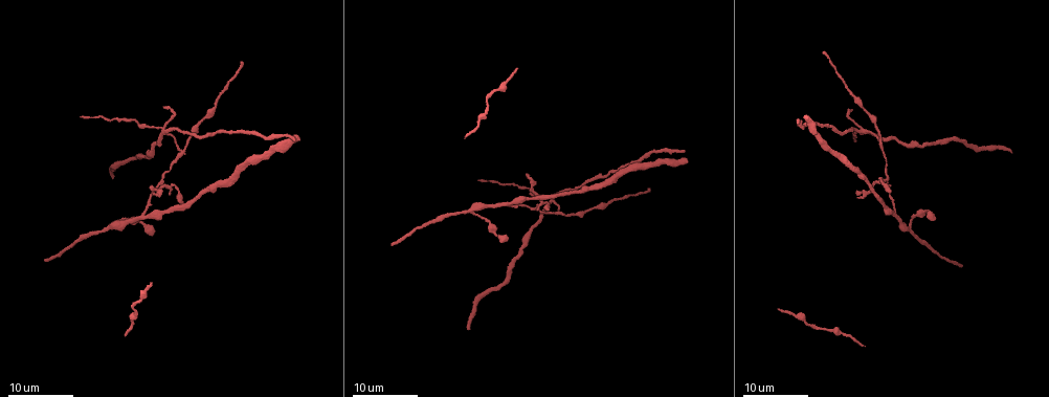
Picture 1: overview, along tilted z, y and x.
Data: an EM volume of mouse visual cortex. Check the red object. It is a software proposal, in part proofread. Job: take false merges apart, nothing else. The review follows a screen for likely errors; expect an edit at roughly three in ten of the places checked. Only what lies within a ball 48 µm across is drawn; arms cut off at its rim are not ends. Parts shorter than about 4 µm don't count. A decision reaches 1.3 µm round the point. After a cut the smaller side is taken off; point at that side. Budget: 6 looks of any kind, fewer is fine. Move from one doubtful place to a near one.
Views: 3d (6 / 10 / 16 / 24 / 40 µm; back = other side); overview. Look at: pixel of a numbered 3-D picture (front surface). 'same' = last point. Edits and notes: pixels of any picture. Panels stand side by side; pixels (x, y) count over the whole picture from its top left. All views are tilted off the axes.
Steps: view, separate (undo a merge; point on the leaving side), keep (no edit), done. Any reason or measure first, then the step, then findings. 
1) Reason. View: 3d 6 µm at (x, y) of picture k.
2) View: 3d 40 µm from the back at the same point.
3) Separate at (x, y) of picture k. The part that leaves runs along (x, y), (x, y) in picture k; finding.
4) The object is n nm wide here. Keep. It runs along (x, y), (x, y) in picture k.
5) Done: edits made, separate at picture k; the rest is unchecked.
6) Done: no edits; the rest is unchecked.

Three arms meet. View: 3d 24 µm at (886, 175) of picture 1.

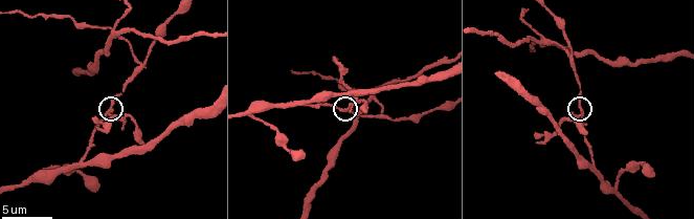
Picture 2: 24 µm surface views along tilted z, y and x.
View: 3d 10 µm at (109, 111) of picture 2.

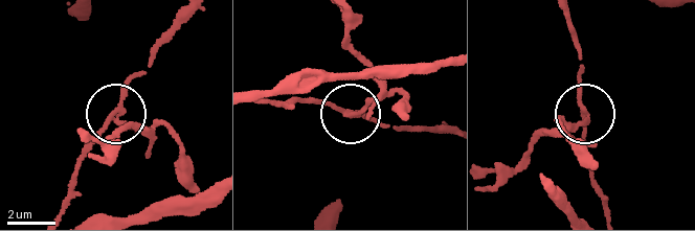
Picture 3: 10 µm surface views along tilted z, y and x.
The side arm is 8 µm long; 3 arms meet here. Separate at (372, 98) of picture 3. Two neurons meet here.

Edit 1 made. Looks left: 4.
Redraw. View: overview.

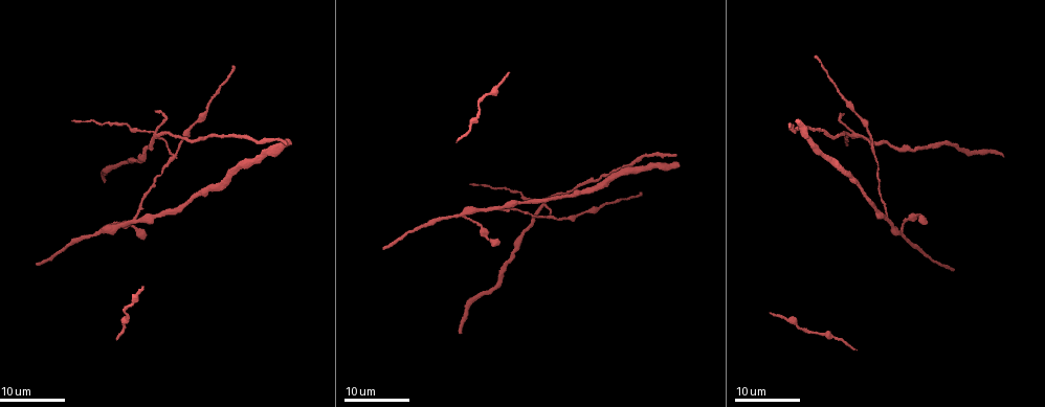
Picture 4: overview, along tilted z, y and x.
Three-way junction. View: 3d 16 µm at (872, 144) of picture 4.

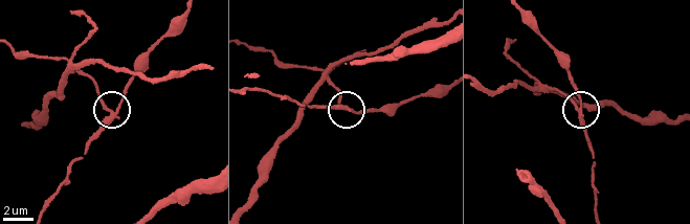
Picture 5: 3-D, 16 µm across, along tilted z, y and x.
Zoom in. View: 3d 6 µm at (345, 108) of picture 5.

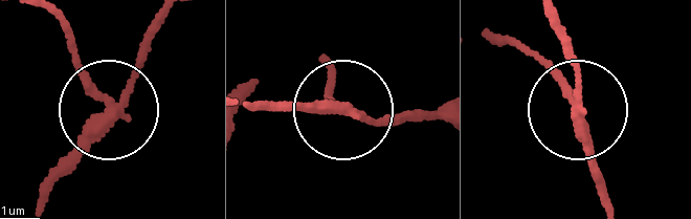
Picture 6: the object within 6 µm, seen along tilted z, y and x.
The object is 220 nm wide here. Separate at (75, 61) of picture 6. The part that leaves runs along (343, 112), (324, 67) in picture 6; a second neuron is stuck on.

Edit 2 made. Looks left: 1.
Done: edits made, separate at picture 3, separate at picture 6; the rest is unchecked.

